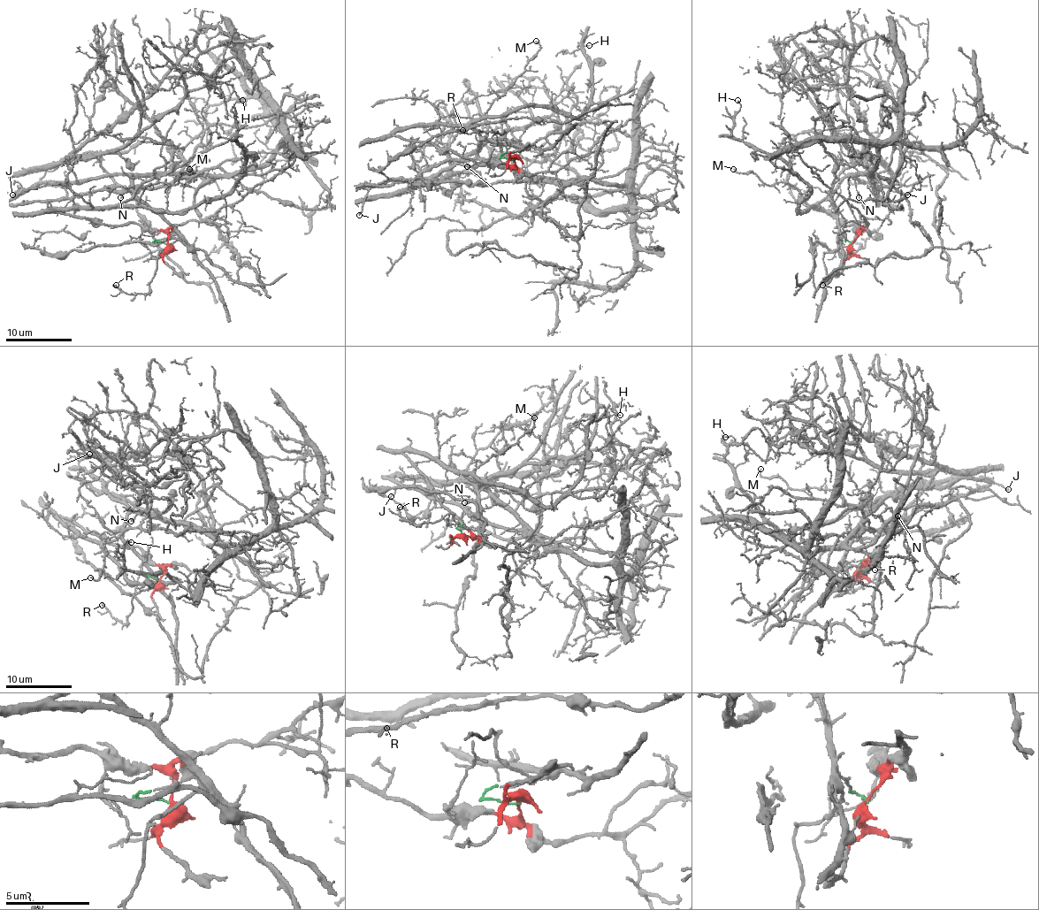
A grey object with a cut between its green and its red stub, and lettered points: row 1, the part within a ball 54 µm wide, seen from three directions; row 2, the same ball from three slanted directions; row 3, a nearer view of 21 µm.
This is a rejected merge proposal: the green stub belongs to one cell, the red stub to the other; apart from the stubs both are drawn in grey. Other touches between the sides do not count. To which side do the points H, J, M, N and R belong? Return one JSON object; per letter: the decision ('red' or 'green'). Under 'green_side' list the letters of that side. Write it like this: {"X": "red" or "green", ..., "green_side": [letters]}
{"H": "red", "J": "green", "M": "red", "N": "green", "R": "green", "green_side": ["J", "N", "R"]}

